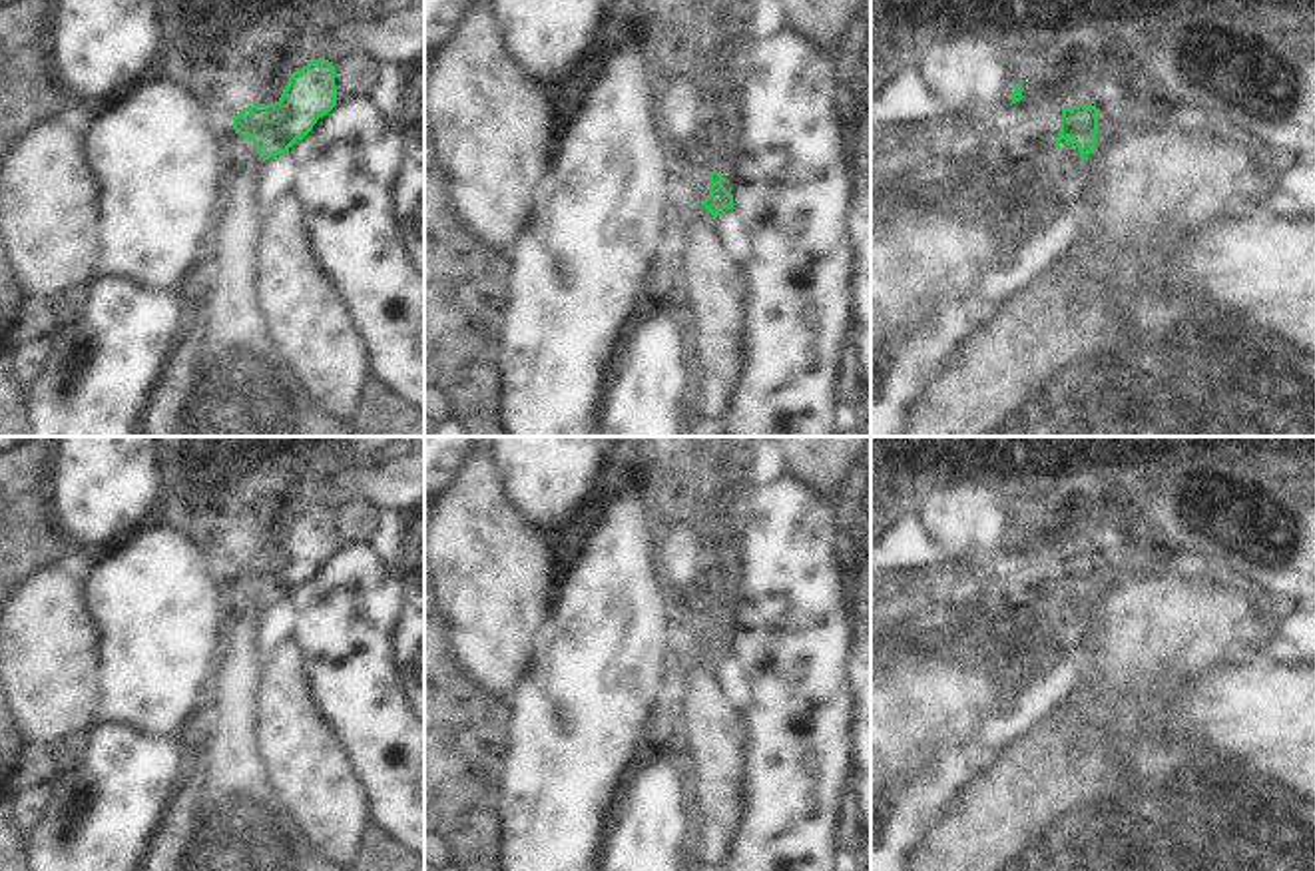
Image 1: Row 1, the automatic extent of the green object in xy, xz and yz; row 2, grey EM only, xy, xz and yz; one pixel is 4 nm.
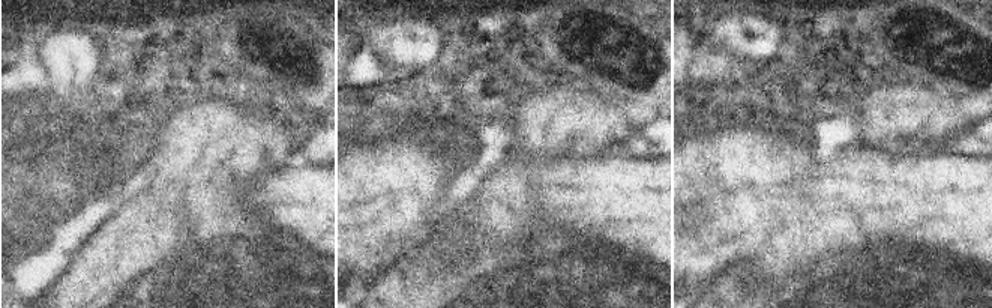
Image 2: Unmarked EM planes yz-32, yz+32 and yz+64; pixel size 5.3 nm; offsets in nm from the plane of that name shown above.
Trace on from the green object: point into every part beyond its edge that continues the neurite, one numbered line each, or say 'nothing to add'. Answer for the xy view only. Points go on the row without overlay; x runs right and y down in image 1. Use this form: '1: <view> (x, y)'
1: xy (277, 620)

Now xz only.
1: xz (730, 674)

